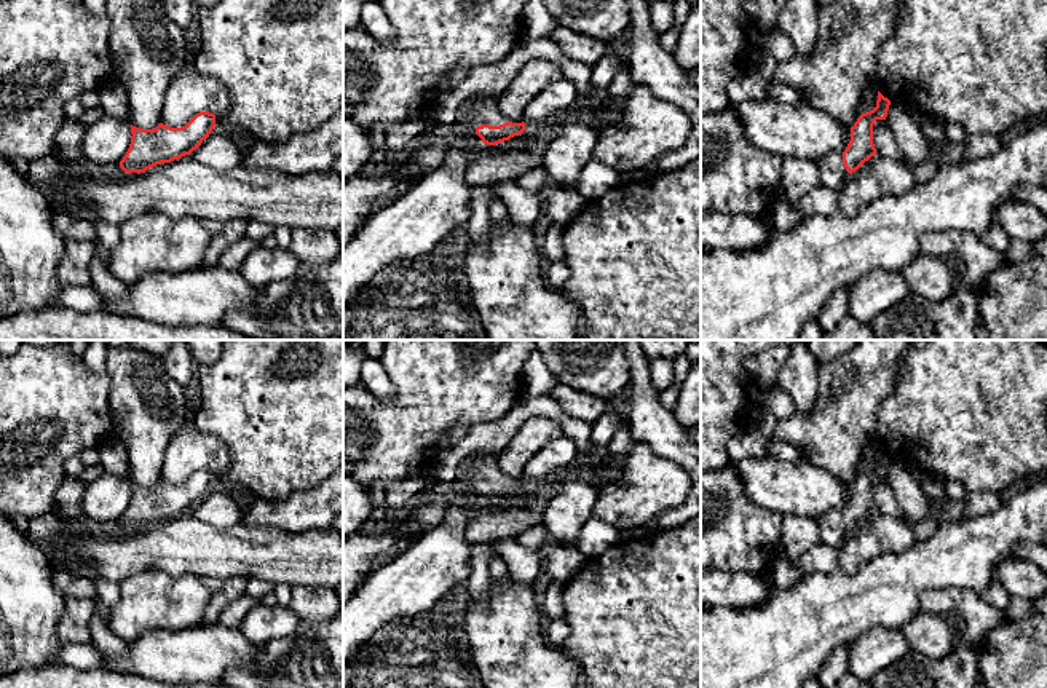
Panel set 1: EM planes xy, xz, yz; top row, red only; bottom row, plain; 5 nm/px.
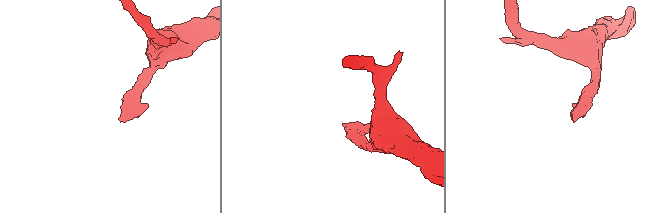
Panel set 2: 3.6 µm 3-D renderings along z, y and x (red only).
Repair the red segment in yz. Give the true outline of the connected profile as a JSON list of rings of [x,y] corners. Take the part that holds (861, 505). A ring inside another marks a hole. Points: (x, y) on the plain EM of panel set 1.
[[[878,449],[876,465],[862,471],[851,485],[851,498],[846,508],[825,512],[817,519],[820,543],[841,546],[854,528],[876,512],[873,482],[876,477],[886,477],[889,463],[891,458]]]

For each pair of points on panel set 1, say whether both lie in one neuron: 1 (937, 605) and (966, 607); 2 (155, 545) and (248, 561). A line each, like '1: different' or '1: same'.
1: same
2: same

